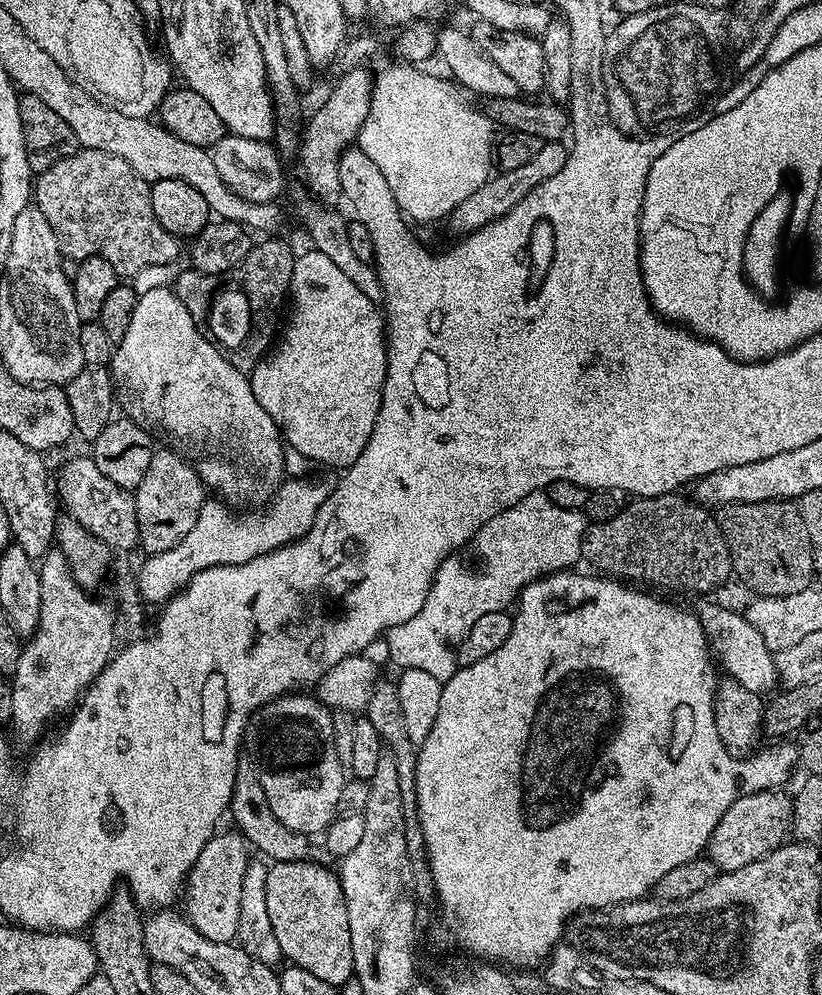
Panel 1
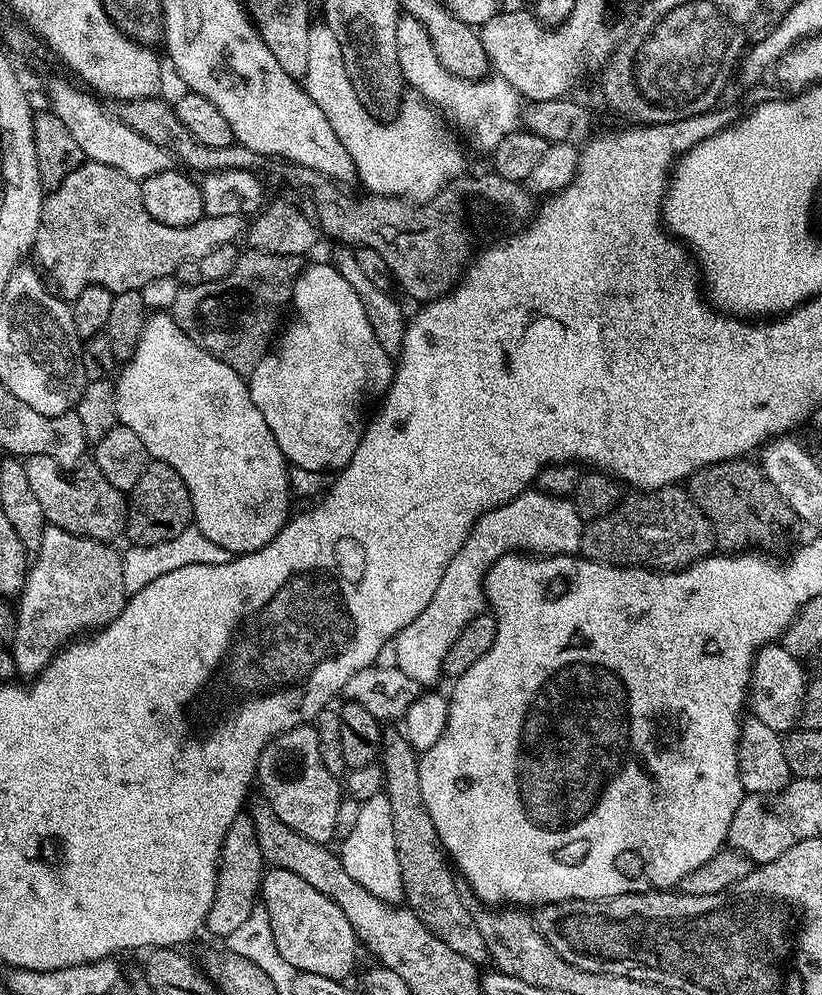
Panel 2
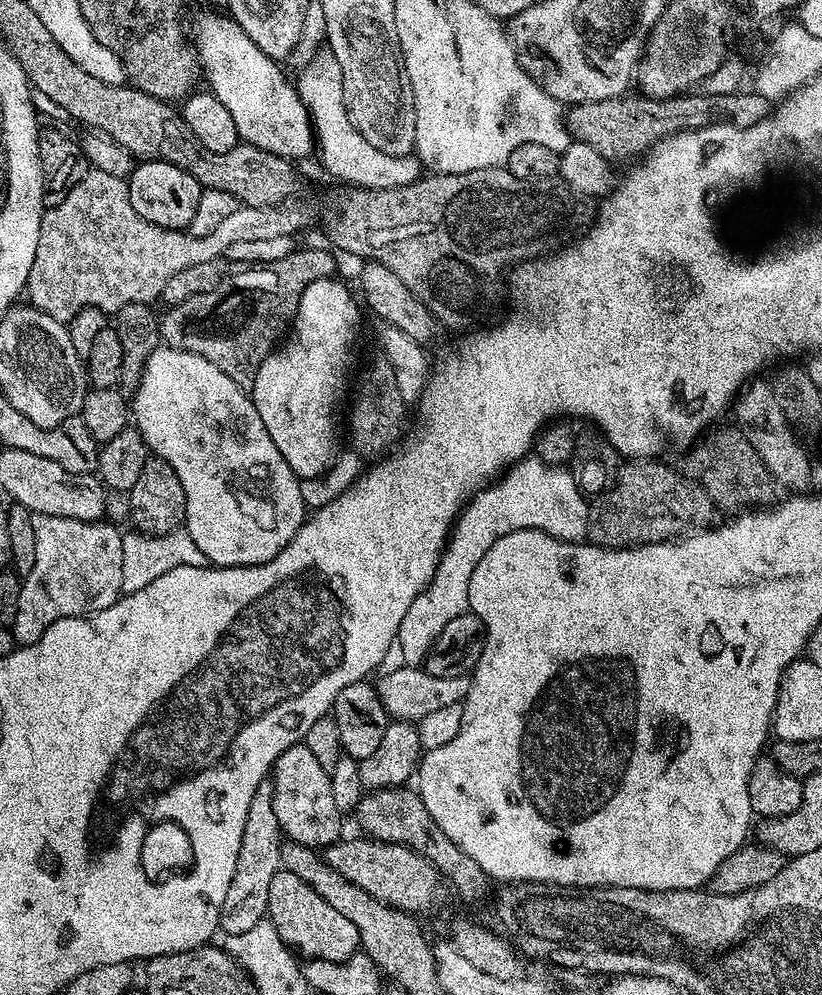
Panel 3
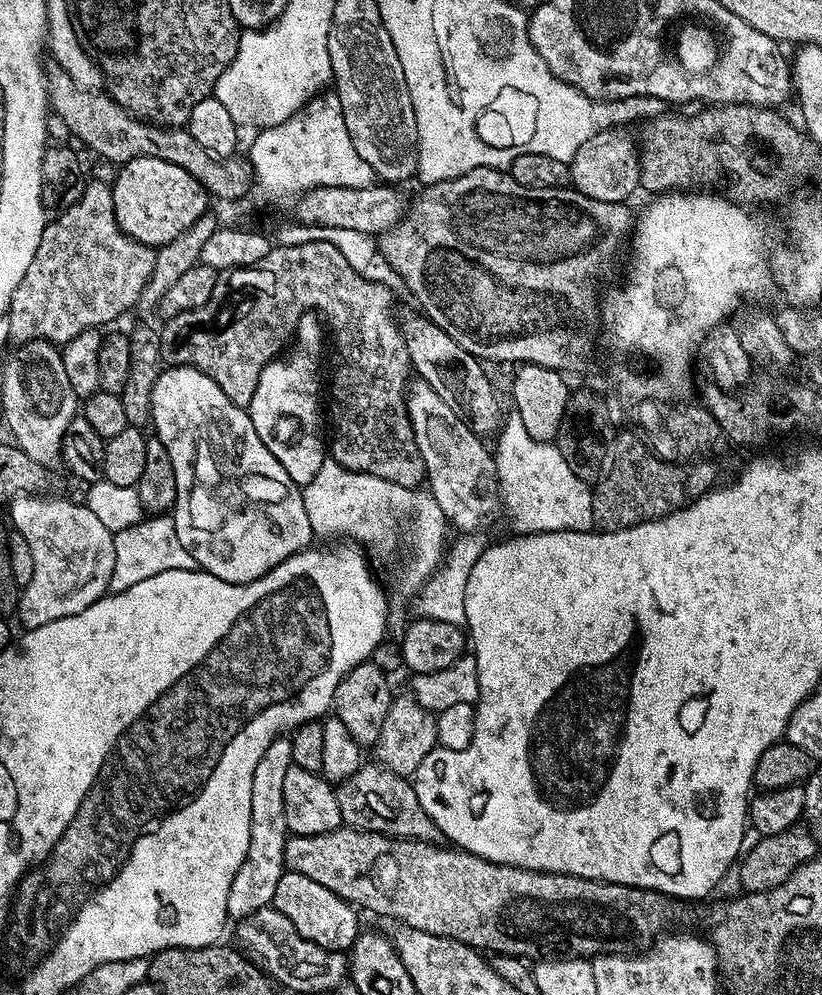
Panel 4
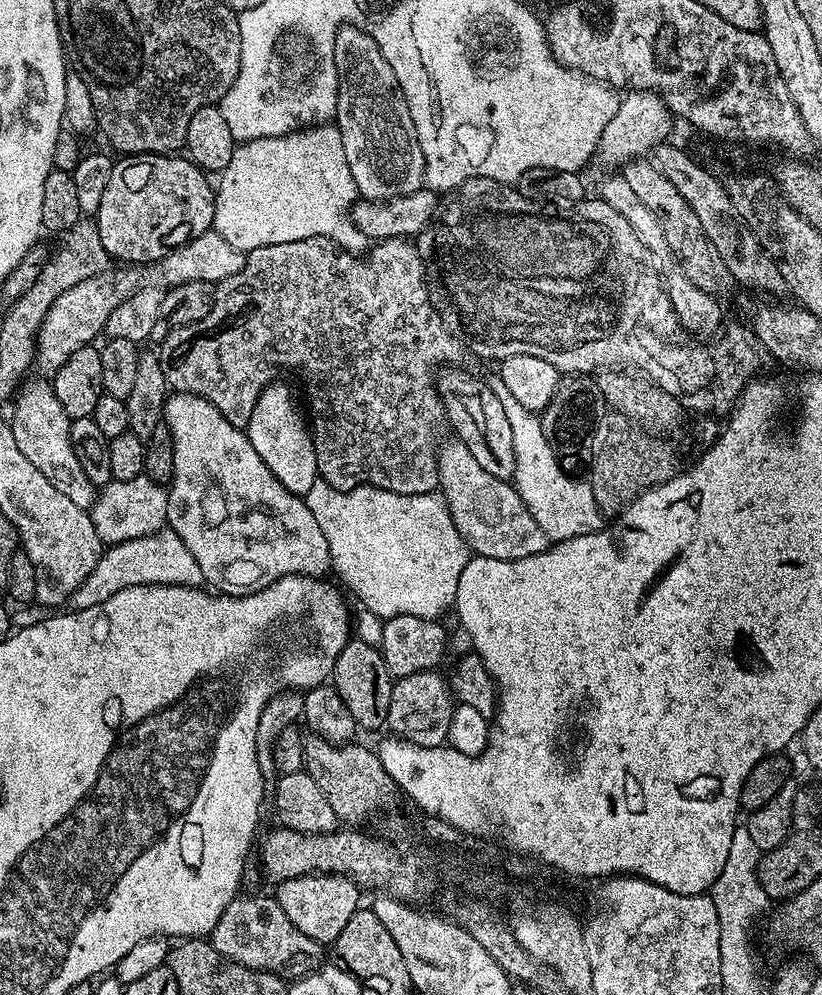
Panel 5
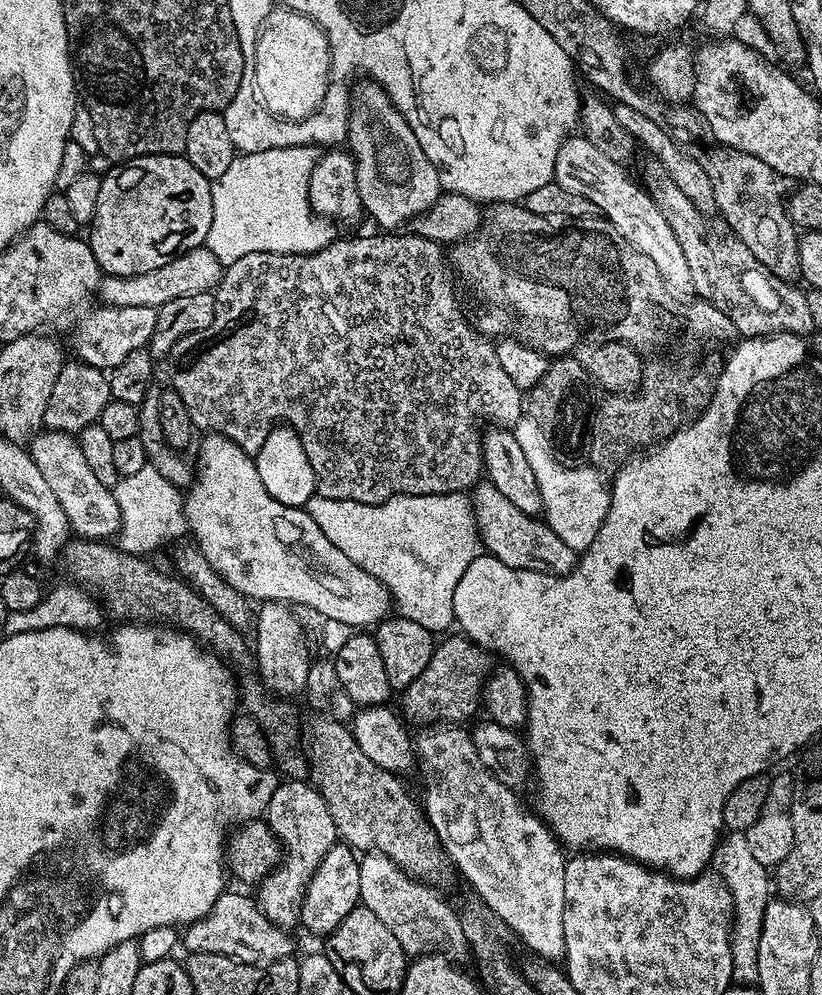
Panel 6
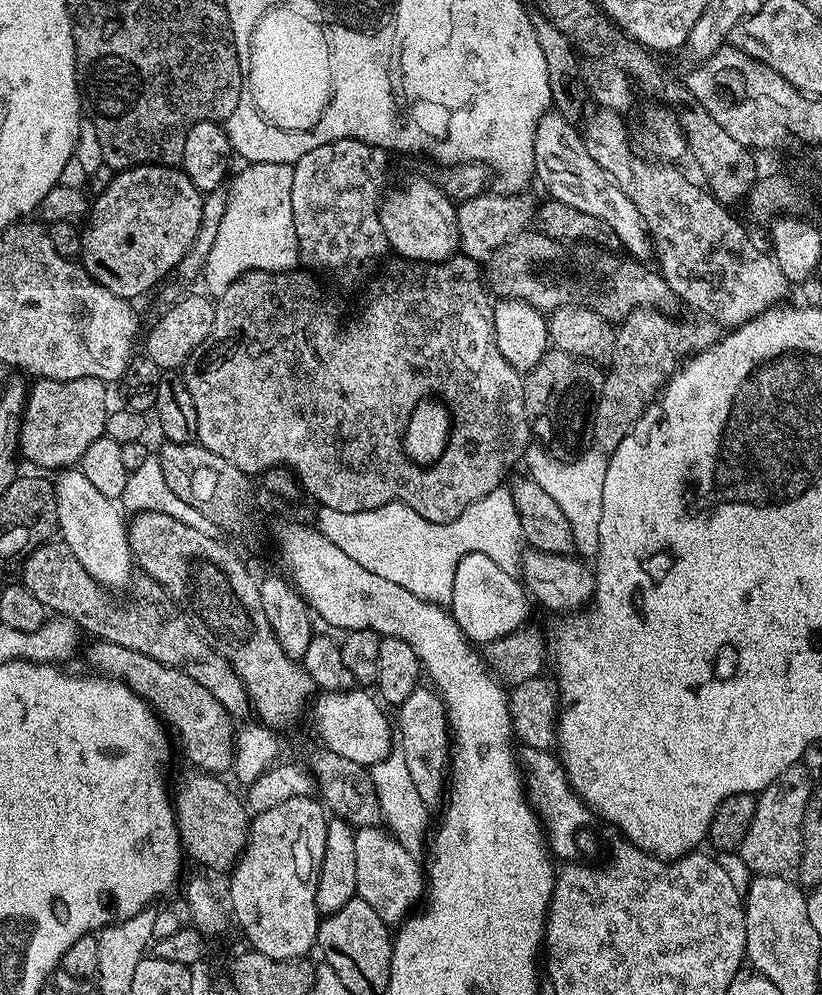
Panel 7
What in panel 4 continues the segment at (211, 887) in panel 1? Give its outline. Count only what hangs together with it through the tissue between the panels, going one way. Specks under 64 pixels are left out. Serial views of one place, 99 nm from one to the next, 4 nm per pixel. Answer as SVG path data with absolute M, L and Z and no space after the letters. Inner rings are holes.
M279 736L266 748L261 761L255 764L251 778L251 838L250 849L238 874L234 876L227 912L231 921L239 922L271 905L278 886L278 880L286 871L284 863L285 842L290 835L286 826L285 802L283 801L283 781L286 772L293 767L293 748L289 737Z

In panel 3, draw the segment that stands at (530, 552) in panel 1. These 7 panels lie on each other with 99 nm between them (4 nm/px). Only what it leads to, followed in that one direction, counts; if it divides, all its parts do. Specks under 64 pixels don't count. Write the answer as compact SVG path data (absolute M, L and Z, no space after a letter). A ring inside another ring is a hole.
M535 454L529 455L512 465L499 479L481 489L464 505L452 525L434 578L426 590L422 590L422 594L410 602L410 610L406 610L406 618L402 618L396 644L405 665L423 665L446 622L469 611L470 574L474 574L474 566L482 562L482 554L486 554L486 550L490 550L498 538L527 528L545 532L548 536L571 544L579 544L587 537L590 504L580 491L577 477L573 473L571 476L568 470L564 466L542 462Z

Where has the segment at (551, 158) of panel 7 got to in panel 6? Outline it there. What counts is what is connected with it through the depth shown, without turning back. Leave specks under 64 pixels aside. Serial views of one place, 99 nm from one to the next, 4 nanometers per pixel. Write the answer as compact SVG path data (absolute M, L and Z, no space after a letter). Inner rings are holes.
M573 134L564 141L564 145L556 155L555 183L560 184L573 194L582 194L593 209L605 220L609 220L629 242L635 244L636 249L654 266L658 266L658 274L662 274L662 282L677 297L684 298L692 292L690 282L690 268L686 266L686 258L682 254L682 248L678 246L678 240L674 238L674 232L670 230L670 224L666 218L662 218L662 212L652 202L652 195L647 187L635 184L627 176L625 165L616 164L598 146L594 146L583 134Z

